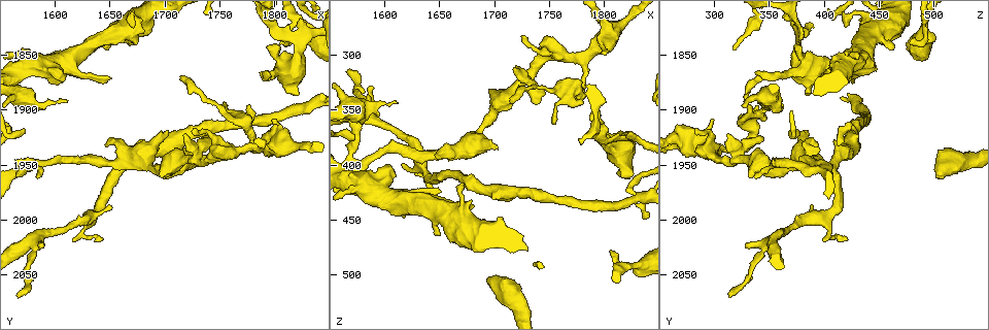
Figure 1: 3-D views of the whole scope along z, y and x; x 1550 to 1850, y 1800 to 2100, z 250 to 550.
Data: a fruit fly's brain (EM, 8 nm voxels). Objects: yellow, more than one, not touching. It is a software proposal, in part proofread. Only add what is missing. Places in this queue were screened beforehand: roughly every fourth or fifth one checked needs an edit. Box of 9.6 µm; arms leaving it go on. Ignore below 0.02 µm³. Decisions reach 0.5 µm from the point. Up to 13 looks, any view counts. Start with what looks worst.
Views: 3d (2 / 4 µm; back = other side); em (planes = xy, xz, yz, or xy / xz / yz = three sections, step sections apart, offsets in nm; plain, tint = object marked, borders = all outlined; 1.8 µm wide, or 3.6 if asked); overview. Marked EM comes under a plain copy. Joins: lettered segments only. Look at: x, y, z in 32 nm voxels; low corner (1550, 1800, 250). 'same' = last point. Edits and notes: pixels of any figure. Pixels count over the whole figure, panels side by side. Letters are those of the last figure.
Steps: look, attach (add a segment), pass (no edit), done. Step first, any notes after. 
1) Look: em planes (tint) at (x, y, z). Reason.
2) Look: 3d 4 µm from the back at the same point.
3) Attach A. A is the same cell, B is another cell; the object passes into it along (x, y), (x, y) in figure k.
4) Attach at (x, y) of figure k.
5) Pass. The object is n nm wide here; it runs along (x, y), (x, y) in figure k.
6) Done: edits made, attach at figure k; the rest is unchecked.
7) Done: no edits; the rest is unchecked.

Look: em xz step 16 (borders) at (1806, 1838, 476). Tapers out.

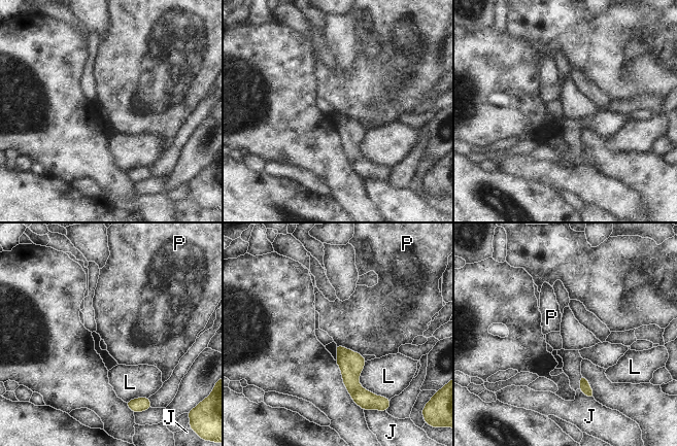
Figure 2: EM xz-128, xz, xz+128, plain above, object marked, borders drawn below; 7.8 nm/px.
Pass. J, L and P are other cells; a border runs along (337, 344), (357, 351), (362, 355) in figure 2; no lettered segment goes on from it.

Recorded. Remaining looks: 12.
Look: em 3.6 µm planes (borders) at (1804, 1854, 382). Sudden change in width.

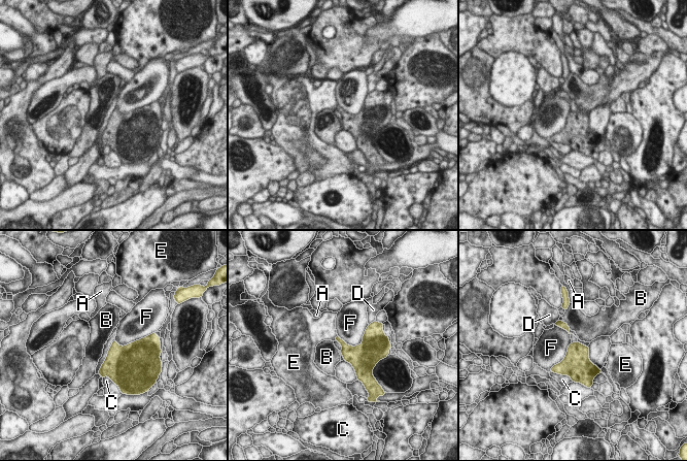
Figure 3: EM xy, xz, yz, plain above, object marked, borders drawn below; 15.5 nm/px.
Pass. A, B, C, D, E and F are other cells; a border runs along (368, 324), (358, 344), (337, 335) in figure 3; no lettered segment goes on from it.

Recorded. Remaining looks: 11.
Look: em 3.6 µm xy step 4 (borders) at (1694, 1958, 504).

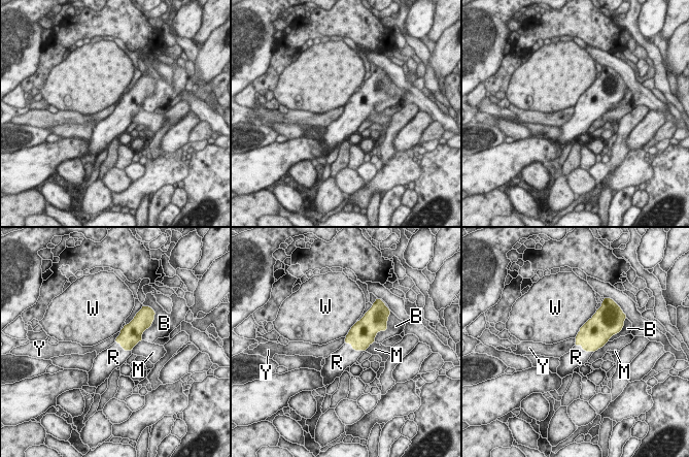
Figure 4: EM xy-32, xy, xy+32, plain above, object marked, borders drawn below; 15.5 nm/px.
Attach R. The object is 240 nm wide here; R is the same cell, B, M, W and Y are other cells; it goes on there.

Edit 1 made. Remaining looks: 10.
Look: 3d 4 µm at (1650, 1872, 422). An open end.

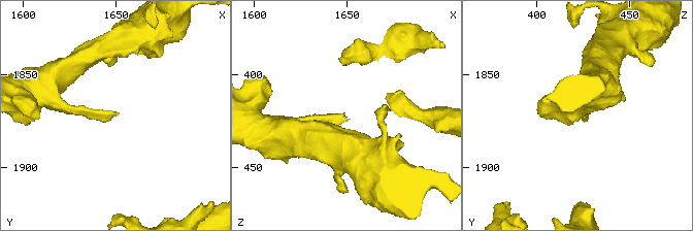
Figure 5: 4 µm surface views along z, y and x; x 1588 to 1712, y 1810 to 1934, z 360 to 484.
Look: em planes (borders) at (1652, 1871, 423).

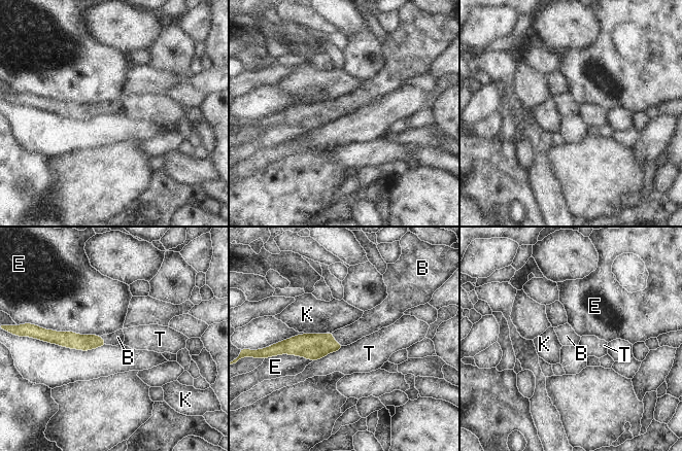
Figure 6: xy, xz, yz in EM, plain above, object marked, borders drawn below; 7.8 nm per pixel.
Attach B. B is the same cell, E, K and T are other cells; the object passes into it along (313, 347), (335, 341), (350, 334) in figure 6; the neuron continues.

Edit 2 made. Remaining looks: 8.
Look: overview. See it whole again.

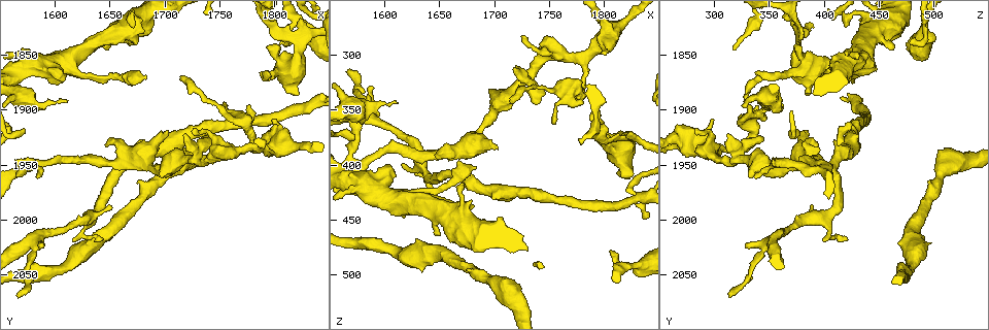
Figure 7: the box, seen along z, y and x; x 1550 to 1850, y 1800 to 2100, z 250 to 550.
Look: em 3.6 µm yz step 16 (borders) at (1652, 1986, 388). An open end.

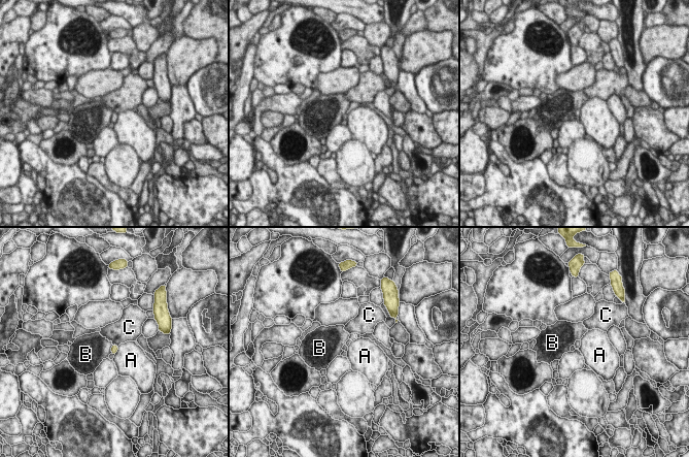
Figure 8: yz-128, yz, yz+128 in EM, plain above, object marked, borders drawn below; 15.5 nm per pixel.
Look: em 3.6 µm planes (borders) at the same point. Cut it another way.

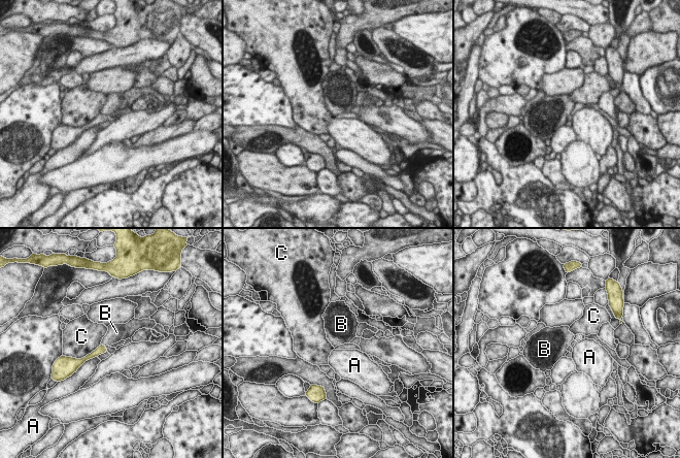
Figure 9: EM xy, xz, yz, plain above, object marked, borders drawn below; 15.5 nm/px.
Pass. A, B and C are other cells; it runs along (104, 349), (82, 360) in figure 9; no lettered segment goes on from it.

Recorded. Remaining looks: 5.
Done: edits made, attach at figure 4, attach at figure 6; the rest is unchecked.

